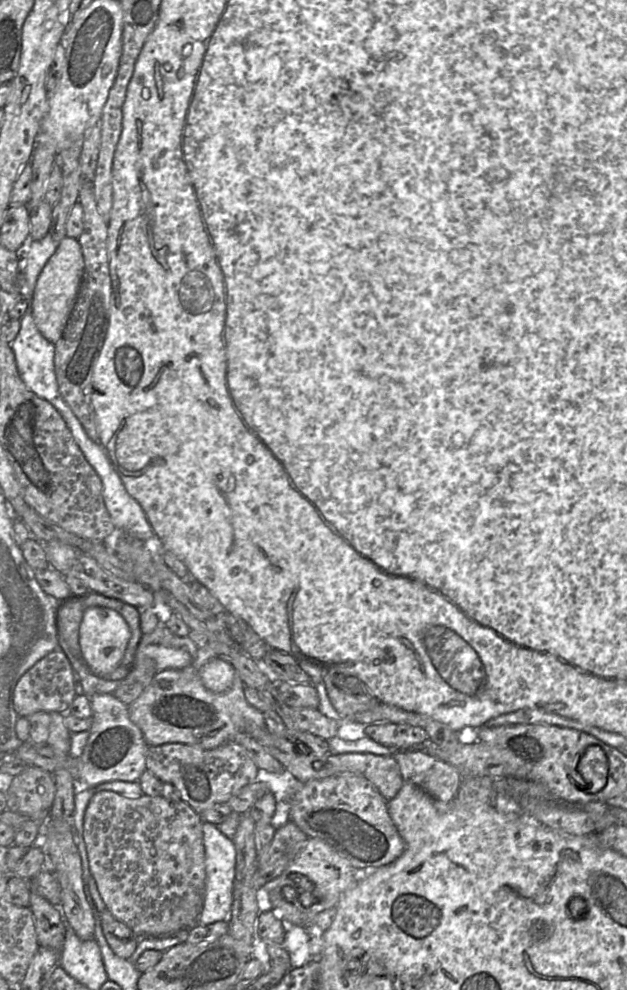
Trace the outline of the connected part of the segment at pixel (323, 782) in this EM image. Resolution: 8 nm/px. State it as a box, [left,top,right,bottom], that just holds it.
[289,772,405,868]

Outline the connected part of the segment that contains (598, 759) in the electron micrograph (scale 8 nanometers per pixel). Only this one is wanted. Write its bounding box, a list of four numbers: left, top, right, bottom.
[576,746,607,793]

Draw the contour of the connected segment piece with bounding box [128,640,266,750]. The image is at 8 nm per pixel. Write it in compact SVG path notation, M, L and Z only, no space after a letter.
M200 642L192 663L183 669L167 669L155 674L151 683L142 694L128 705L131 721L141 730L148 746L158 746L166 743L183 743L199 746L210 750L228 742L234 742L239 734L250 734L257 728L265 728L263 713L251 706L245 699L244 683L235 670L231 687L222 693L208 691L198 675L199 669L210 659L218 658L208 642Z

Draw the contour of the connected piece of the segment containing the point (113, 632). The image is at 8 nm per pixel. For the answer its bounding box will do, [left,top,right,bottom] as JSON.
[79,606,129,677]

